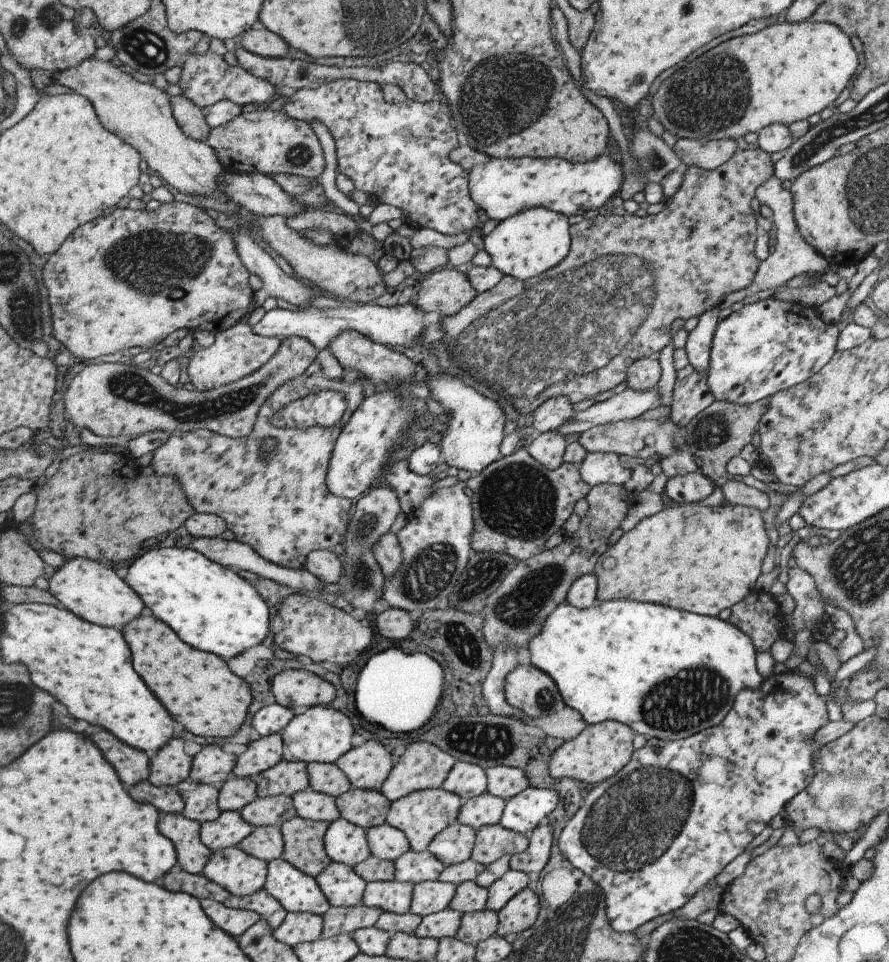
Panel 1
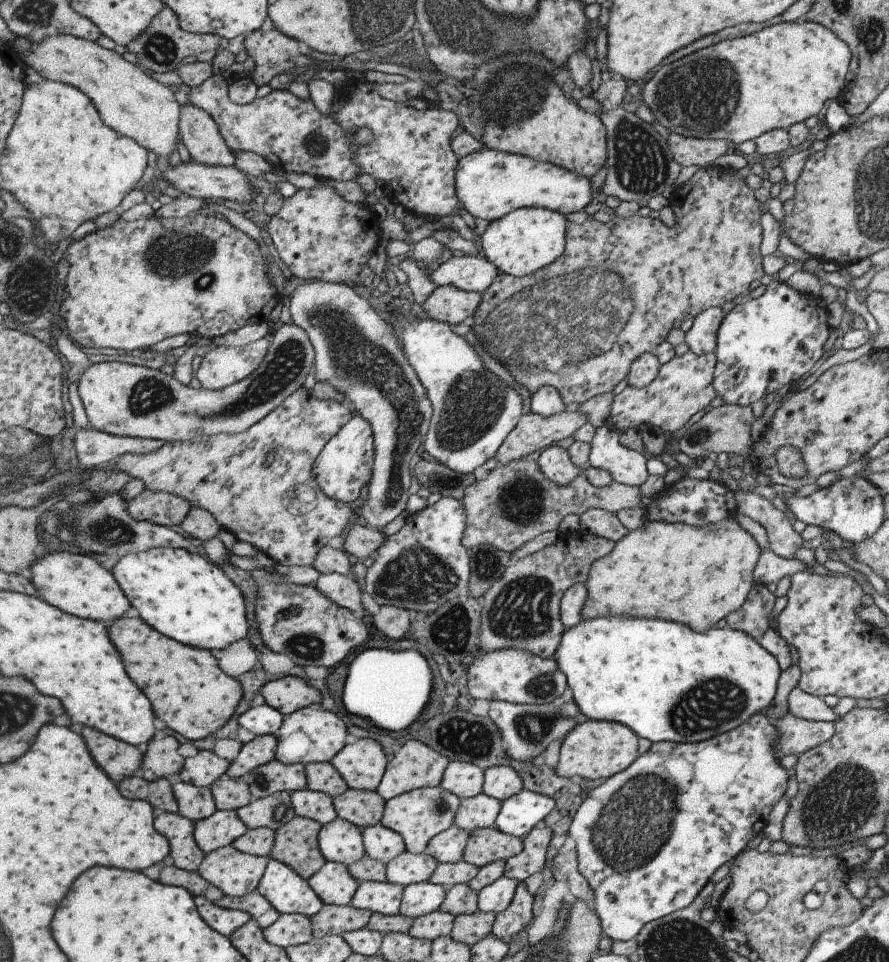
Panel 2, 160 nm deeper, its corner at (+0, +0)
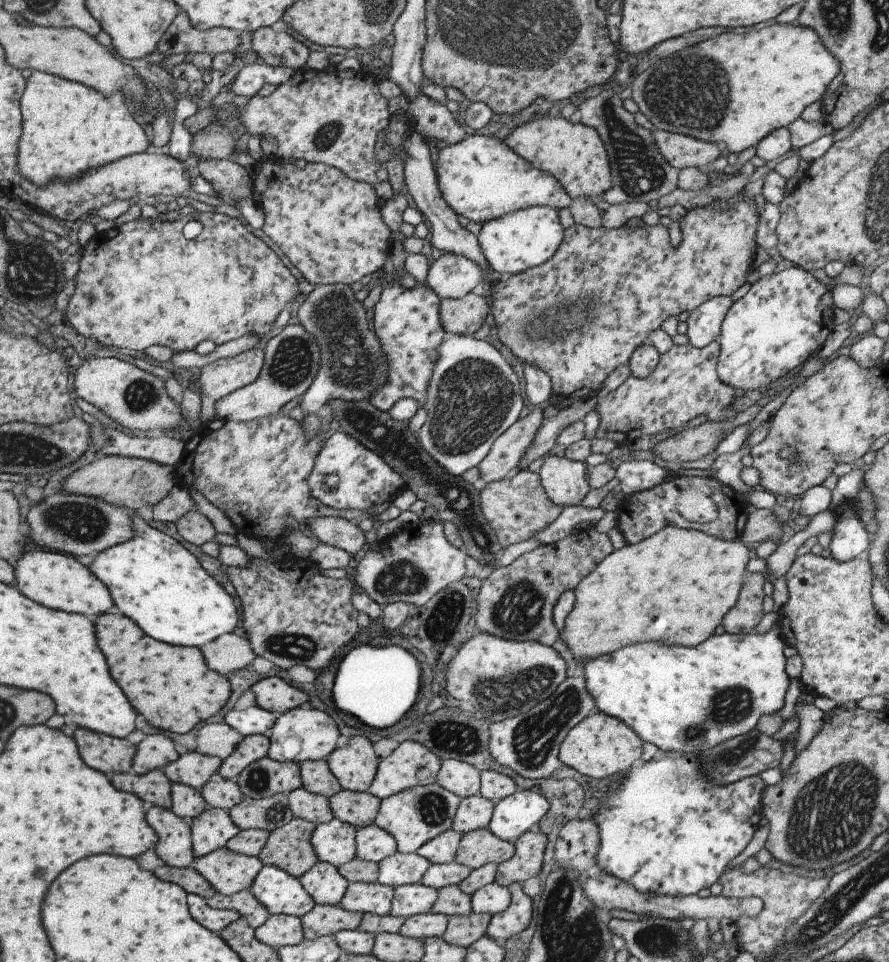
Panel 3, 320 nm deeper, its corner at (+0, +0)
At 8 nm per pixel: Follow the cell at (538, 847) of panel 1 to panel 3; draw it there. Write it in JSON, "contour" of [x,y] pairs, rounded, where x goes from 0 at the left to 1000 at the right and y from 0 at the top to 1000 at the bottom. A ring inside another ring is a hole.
{"contour":[[[609,865],[588,866],[577,876],[579,879],[577,890],[558,899],[556,917],[570,922],[578,918],[587,918],[597,912],[604,913],[610,902],[609,890],[612,887],[613,876],[613,868]]]}

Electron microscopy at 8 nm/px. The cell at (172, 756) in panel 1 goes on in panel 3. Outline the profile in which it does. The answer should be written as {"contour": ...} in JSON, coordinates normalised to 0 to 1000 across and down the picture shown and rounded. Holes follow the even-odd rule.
{"contour":[[[181,762],[163,766],[154,777],[155,783],[152,785],[148,798],[148,802],[154,806],[183,799],[202,787],[197,780],[197,771]]]}

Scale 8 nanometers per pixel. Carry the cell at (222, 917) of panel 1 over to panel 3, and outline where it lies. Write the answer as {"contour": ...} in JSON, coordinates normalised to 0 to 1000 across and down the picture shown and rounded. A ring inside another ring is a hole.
{"contour":[[[215,928],[211,933],[215,950],[219,950],[219,954],[224,954],[229,964],[243,970],[249,971],[258,962],[272,953],[269,947],[238,943],[226,930]]]}

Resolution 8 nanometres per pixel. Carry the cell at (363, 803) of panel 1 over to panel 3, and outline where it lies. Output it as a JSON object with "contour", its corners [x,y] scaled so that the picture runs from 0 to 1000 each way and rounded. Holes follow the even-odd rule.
{"contour":[[[386,820],[370,832],[379,851],[404,862],[422,856],[430,840],[430,830],[416,823]]]}

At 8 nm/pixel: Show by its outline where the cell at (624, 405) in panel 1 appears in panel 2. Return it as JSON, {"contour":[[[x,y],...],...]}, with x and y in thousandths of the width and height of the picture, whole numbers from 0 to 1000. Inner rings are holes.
{"contour":[[[633,427],[616,433],[597,428],[588,430],[564,459],[557,472],[558,482],[566,484],[597,470],[609,469],[622,458],[643,453],[658,439],[658,433],[651,427]]]}

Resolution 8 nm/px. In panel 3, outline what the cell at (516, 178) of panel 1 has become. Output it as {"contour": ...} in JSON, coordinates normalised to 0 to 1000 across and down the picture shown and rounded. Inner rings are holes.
{"contour":[[[525,140],[519,148],[503,151],[494,156],[490,180],[498,206],[528,230],[544,232],[595,215],[614,214],[627,219],[640,216],[642,210],[619,181],[597,173],[558,142]]]}

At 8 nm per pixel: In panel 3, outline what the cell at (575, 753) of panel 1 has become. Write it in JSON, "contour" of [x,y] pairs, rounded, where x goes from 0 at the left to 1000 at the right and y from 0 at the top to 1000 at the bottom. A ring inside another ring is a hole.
{"contour":[[[667,738],[638,761],[628,778],[628,789],[658,807],[683,809],[692,802],[708,799],[721,784],[723,770],[695,746]]]}

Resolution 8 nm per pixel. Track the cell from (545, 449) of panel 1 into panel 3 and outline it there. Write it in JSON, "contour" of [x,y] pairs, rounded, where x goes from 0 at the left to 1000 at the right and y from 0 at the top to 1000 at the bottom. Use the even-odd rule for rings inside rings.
{"contour":[[[663,472],[657,480],[641,479],[639,476],[616,474],[605,492],[614,517],[630,527],[651,525],[664,507],[659,500],[660,484],[683,481],[694,483],[682,477],[681,472]]]}

